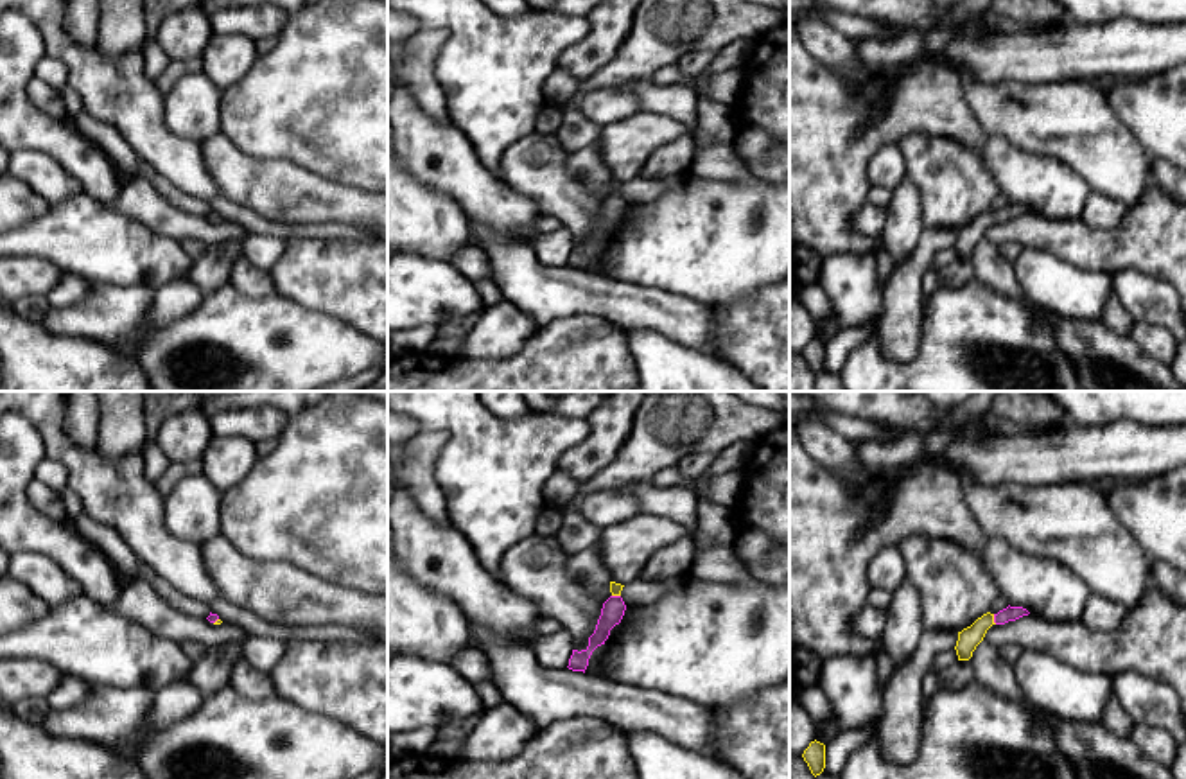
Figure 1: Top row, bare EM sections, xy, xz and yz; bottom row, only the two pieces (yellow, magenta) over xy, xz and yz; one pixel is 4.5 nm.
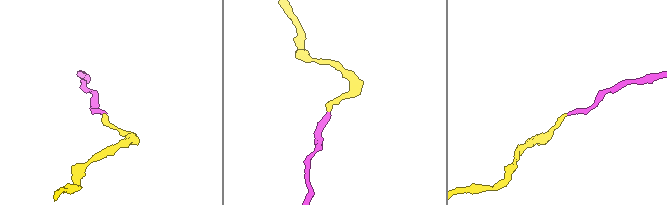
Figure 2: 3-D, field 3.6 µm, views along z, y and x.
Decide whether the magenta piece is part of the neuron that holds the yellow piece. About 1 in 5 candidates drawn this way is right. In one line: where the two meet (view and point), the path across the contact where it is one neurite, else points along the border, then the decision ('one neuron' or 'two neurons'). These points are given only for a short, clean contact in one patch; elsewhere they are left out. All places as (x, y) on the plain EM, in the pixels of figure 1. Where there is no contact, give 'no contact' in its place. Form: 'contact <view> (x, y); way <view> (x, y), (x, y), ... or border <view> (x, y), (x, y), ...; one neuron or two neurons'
contact yz (993, 218); way yz (969, 236), (993, 218), (1007, 212); one neuron

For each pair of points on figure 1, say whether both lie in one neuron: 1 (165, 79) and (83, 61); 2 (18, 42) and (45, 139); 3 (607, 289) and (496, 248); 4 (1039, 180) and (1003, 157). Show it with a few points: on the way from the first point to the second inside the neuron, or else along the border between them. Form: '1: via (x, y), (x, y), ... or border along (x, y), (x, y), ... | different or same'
1: border along (153, 81), (162, 97) | different
2: via (18, 65), (18, 112), (22, 115) | same
3: via (580, 289), (537, 289), (523, 275) | same
4: via (1030, 180), (1012, 166) | same

